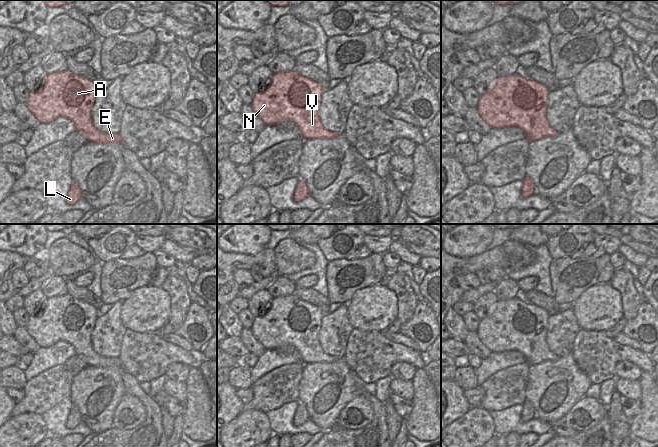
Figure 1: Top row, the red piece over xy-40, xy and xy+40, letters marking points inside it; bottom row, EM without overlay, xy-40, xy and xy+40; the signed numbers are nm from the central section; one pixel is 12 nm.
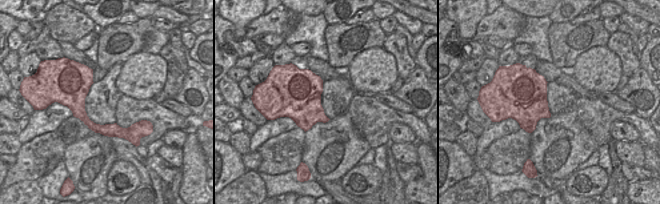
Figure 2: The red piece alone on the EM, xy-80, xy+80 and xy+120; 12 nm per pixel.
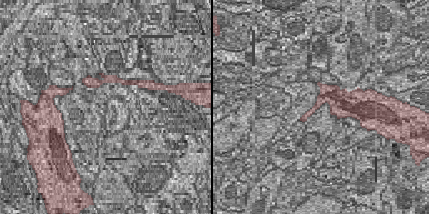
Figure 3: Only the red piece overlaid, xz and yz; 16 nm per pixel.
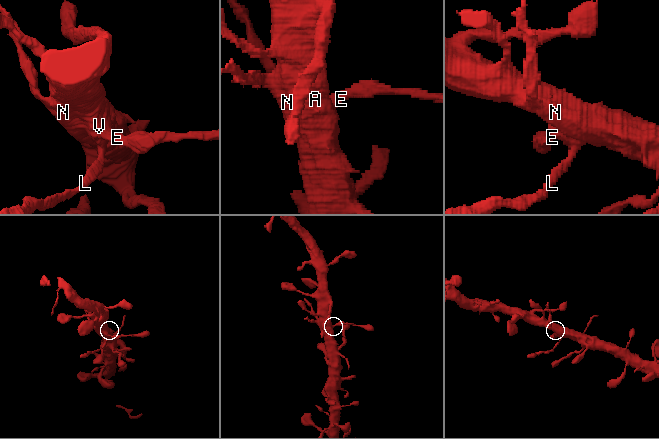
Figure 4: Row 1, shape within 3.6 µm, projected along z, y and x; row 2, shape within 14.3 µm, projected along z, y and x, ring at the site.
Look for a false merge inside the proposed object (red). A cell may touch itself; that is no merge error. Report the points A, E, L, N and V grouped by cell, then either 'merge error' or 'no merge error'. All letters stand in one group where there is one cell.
A E L N V; no merge error

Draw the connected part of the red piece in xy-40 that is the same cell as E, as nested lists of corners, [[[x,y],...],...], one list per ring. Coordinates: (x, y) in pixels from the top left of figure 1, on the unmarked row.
[[[66,293],[63,296],[47,298],[42,311],[38,315],[29,316],[25,328],[40,347],[50,347],[59,341],[66,341],[75,348],[77,355],[83,355],[86,358],[88,365],[123,370],[119,357],[104,357],[97,354],[92,348],[91,332],[98,316],[98,309]]]

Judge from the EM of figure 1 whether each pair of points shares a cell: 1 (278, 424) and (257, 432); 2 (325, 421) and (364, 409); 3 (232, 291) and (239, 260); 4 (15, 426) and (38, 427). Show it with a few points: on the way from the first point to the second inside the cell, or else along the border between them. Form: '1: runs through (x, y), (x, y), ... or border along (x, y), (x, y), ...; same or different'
1: border along (265, 413), (273, 433); different
2: border along (352, 398), (342, 409), (335, 423); different
3: runs through (229, 283), (229, 270), (231, 268); same
4: runs through (21, 427), (32, 427); same

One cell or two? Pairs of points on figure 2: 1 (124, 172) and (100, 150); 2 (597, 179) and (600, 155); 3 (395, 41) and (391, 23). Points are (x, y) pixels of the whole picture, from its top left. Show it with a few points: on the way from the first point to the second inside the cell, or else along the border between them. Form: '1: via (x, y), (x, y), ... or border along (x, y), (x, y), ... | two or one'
1: border along (117, 159), (108, 172), (106, 184) | two
2: border along (577, 169), (598, 165), (608, 175) | two
3: border along (393, 31), (386, 34) | two

